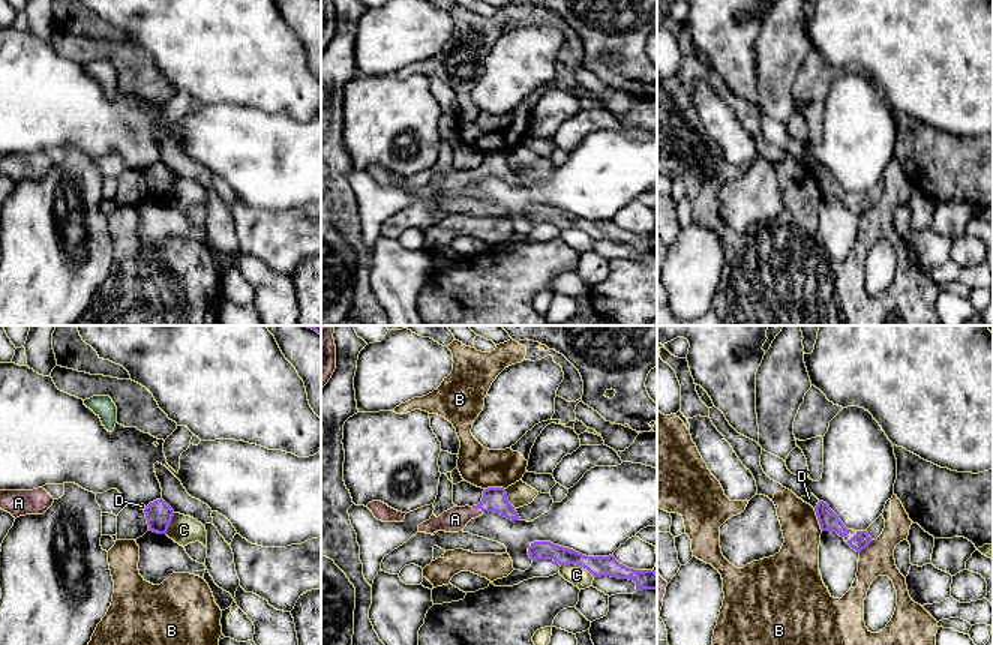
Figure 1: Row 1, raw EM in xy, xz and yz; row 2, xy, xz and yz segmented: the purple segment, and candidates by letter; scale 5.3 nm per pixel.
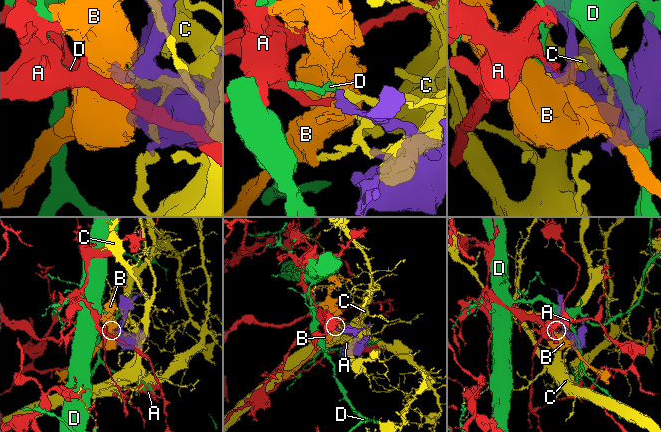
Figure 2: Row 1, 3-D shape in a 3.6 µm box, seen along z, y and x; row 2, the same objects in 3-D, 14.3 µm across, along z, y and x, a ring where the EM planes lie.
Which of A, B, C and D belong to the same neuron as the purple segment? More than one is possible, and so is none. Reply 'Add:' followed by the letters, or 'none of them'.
Add: A

